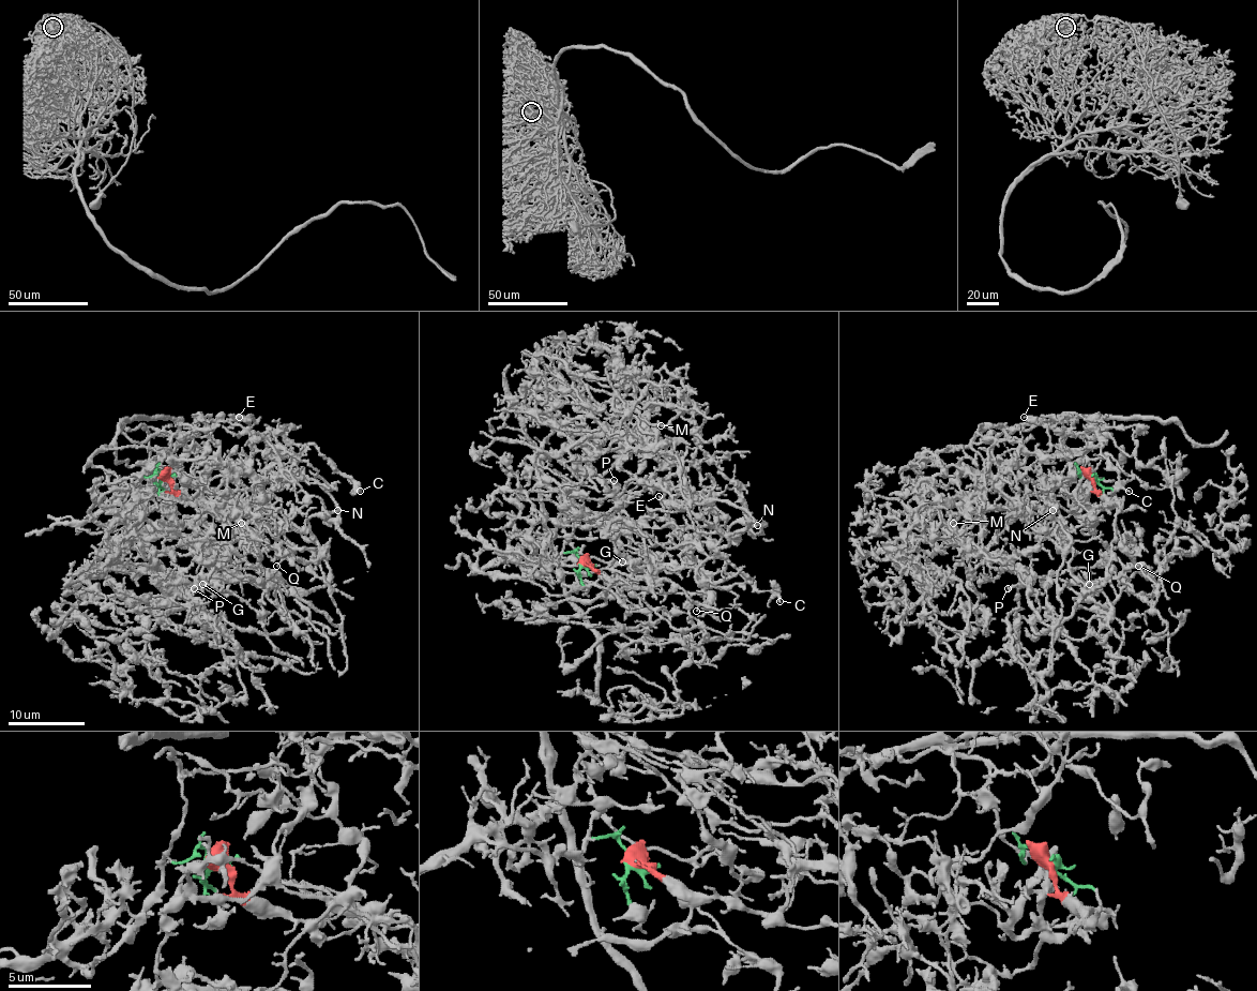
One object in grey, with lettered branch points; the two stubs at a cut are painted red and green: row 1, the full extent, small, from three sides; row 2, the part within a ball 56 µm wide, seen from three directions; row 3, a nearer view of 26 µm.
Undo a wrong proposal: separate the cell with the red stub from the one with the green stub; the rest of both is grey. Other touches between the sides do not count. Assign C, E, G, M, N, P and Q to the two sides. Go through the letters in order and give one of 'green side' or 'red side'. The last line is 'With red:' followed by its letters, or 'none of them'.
C: green side
E: green side
G: red side
M: green side
N: red side
P: red side
Q: red side
With red: G, N, P, Q

